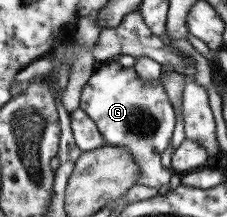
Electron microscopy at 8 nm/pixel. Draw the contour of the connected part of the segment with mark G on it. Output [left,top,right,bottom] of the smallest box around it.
[78,58,174,188]

